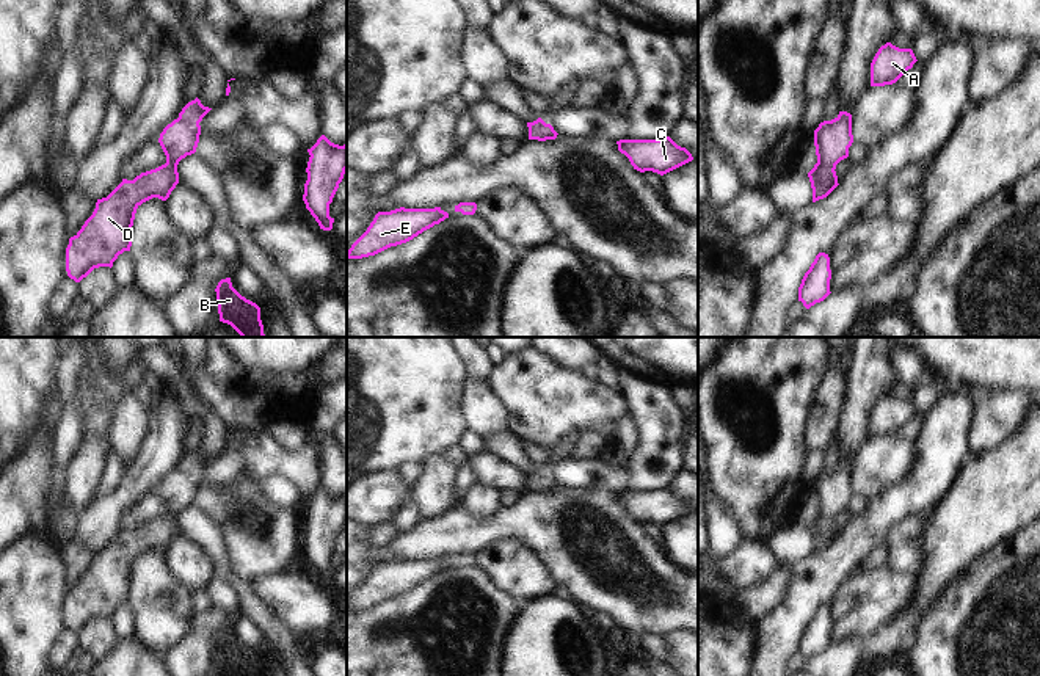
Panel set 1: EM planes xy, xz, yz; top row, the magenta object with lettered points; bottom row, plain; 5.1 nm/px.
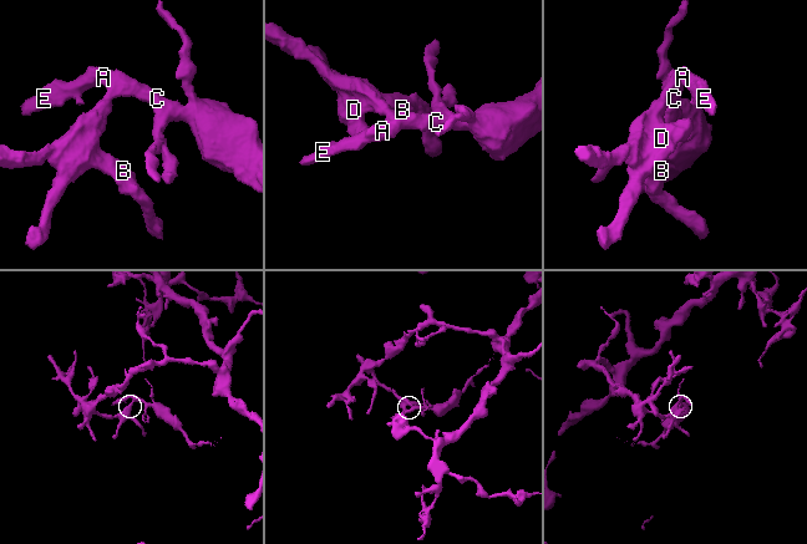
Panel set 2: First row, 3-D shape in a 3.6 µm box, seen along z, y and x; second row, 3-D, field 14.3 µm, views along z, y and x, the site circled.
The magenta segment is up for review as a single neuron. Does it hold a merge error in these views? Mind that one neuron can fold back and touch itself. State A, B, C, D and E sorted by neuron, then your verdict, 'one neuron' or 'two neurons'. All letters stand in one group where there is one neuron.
A B C D E | one neuron

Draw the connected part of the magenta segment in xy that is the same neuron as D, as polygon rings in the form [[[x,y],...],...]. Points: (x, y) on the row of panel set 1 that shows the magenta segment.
[[[198,97],[188,102],[179,118],[160,133],[158,143],[166,163],[141,173],[133,180],[122,179],[107,198],[97,199],[93,215],[69,238],[66,248],[66,271],[71,279],[80,282],[94,268],[111,268],[119,254],[130,251],[136,209],[152,198],[169,198],[179,184],[177,165],[196,152],[199,122],[210,110]]]

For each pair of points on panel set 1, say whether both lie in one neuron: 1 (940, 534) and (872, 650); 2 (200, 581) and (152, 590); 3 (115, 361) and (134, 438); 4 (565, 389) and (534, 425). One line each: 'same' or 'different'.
1: same
2: different
3: same
4: same

